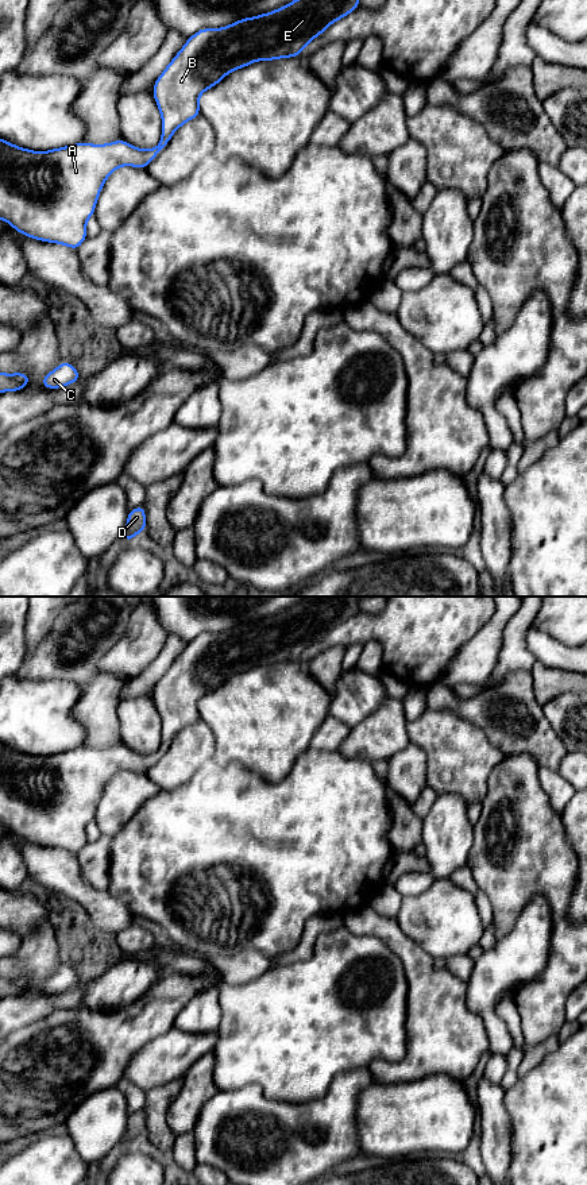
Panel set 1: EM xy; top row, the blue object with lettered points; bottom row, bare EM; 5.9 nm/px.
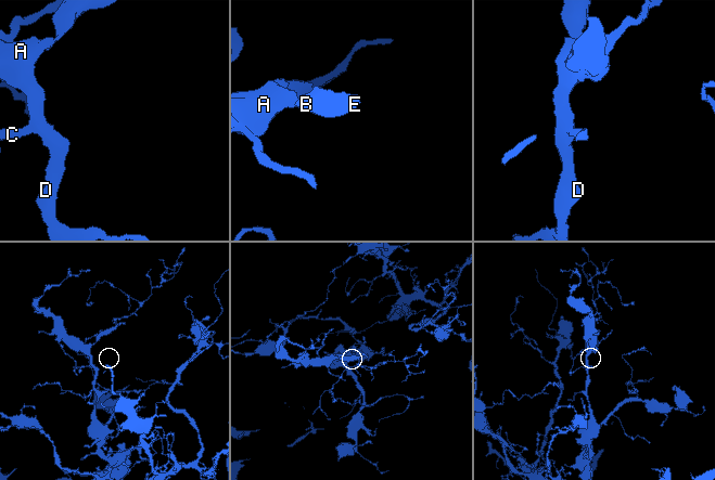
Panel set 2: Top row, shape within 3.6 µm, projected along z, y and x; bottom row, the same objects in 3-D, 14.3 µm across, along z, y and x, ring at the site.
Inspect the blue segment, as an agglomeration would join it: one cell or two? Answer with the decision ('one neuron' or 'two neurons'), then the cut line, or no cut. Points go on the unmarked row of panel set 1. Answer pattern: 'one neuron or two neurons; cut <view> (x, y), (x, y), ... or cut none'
one neuron; cut none

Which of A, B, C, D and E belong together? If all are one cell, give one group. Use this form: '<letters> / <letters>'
A B C D E

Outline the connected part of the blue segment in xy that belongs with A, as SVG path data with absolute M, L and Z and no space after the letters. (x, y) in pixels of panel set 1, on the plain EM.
M305 597L275 615L193 638L152 691L162 721L162 740L159 749L150 754L119 744L105 749L78 746L49 756L32 756L0 742L0 823L24 841L77 856L88 842L86 827L94 819L99 799L113 775L121 771L146 773L181 730L201 719L198 703L206 694L252 667L298 661L332 628L359 613L362 598Z

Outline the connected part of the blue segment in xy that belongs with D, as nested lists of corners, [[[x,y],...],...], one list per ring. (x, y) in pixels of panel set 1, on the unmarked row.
[[[143,1109],[128,1116],[127,1128],[120,1142],[131,1149],[134,1140],[142,1136],[146,1136],[146,1115]]]

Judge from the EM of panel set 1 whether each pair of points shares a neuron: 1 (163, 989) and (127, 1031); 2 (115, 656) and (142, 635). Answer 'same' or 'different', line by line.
1: same
2: same

